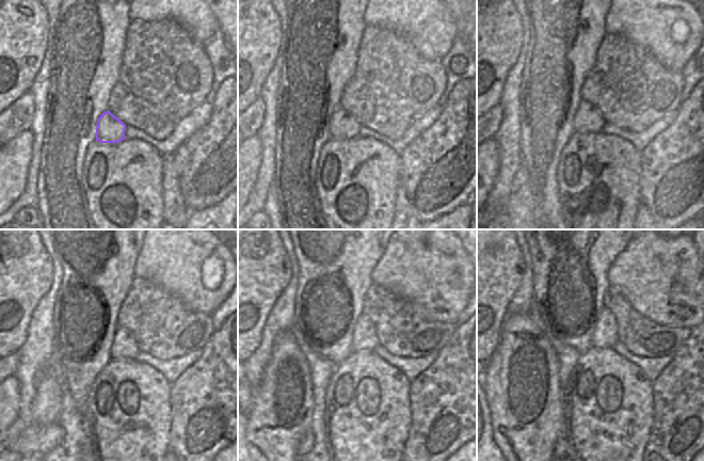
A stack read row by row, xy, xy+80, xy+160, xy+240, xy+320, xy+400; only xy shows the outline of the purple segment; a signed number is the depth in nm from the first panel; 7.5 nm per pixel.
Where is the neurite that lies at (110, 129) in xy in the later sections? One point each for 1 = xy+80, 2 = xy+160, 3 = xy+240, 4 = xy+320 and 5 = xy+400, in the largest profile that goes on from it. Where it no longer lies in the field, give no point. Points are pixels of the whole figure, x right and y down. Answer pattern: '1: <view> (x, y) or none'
1: xy+80 (344, 125)
2: xy+160 (587, 118)
3: xy+240 (124, 346)
4: xy+320 (364, 337)
5: xy+400 (605, 334)

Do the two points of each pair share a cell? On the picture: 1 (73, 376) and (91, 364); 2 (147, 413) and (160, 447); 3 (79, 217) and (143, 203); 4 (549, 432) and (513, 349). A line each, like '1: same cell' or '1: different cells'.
1: same cell
2: same cell
3: different cells
4: same cell

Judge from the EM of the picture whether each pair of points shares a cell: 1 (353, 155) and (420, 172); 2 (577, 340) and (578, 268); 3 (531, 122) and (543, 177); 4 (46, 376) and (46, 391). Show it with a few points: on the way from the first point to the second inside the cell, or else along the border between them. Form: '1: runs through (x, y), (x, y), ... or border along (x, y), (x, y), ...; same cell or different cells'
1: border along (399, 155), (402, 165), (400, 179); different cells
2: runs through (575, 322), (575, 286); same cell
3: runs through (541, 136), (541, 163); same cell
4: runs through (46, 379), (46, 387); same cell

